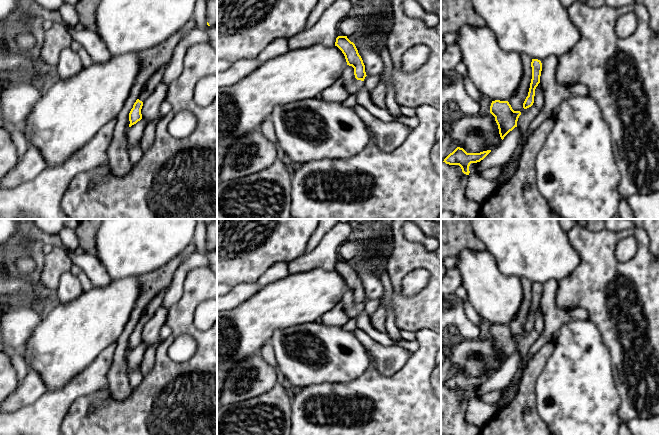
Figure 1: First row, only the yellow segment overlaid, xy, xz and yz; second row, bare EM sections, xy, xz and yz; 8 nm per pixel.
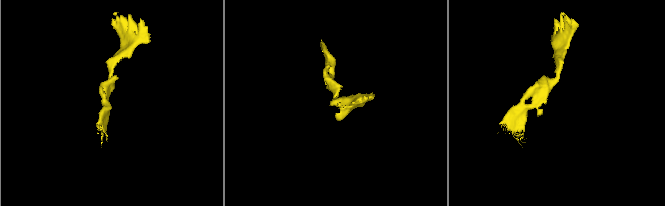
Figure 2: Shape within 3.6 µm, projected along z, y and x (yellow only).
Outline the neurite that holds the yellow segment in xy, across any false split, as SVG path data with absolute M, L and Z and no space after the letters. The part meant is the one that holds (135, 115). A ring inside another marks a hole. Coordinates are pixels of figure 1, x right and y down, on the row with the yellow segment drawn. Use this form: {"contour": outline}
{"contour": "M168 63L163 65L158 71L154 73L154 75L146 82L143 87L138 99L133 105L129 113L129 127L136 124L138 121L142 119L141 109L144 101L148 98L149 95L155 90L158 84L162 81L164 72L166 70Z"}

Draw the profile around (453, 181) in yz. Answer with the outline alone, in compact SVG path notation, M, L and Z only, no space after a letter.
M441 162L441 212L451 211L454 215L461 215L468 219L477 219L480 205L469 201L465 197L468 175L462 172L459 165L449 165Z

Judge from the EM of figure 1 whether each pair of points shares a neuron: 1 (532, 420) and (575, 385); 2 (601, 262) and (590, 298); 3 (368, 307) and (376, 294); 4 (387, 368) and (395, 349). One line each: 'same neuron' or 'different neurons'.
1: different neurons
2: same neuron
3: different neurons
4: same neuron

